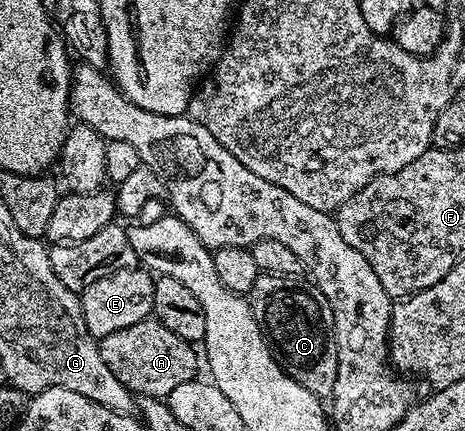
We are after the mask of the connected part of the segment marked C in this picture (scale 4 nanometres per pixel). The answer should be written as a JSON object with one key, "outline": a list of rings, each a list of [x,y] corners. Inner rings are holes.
{"outline":[[[260,273],[258,279],[253,283],[249,300],[259,328],[269,338],[274,356],[287,370],[288,377],[299,381],[306,389],[312,389],[321,399],[330,398],[337,375],[337,351],[331,327],[331,308],[325,295],[321,295],[319,288],[302,276],[282,277],[272,273]]]}

